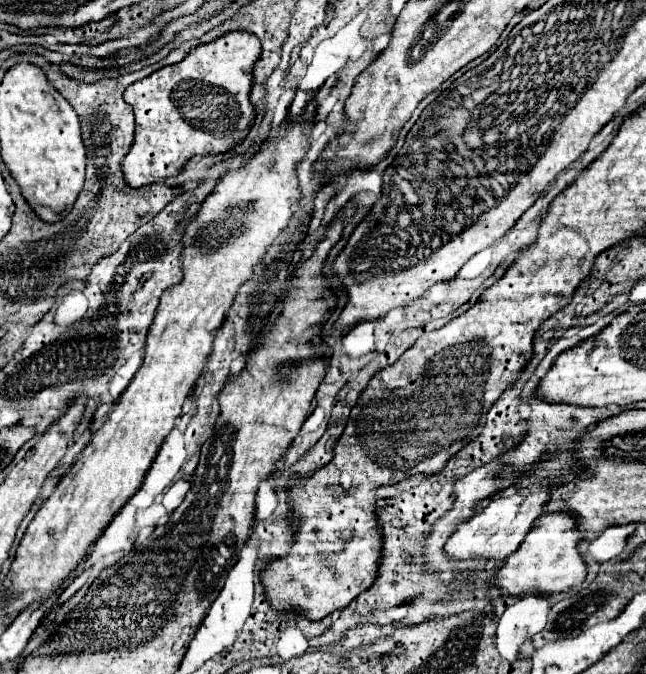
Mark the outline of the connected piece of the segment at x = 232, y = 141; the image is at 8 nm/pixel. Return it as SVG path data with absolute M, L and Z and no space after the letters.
M229 31L215 41L193 47L183 61L161 67L149 77L129 85L123 93L123 99L135 111L135 139L121 163L125 183L131 187L143 187L157 179L173 177L181 171L187 159L207 153L227 153L231 147L241 143L249 131L251 121L255 119L255 109L249 103L249 89L253 83L251 67L259 53L261 43L253 33Z

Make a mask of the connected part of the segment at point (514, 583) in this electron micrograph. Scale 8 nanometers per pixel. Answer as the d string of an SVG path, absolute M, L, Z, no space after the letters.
M549 513L535 519L535 525L519 545L519 549L505 559L505 565L497 571L495 583L503 595L521 595L525 591L537 593L561 593L569 587L577 587L585 581L587 565L577 551L577 543L583 533L577 531L575 517L569 513Z

